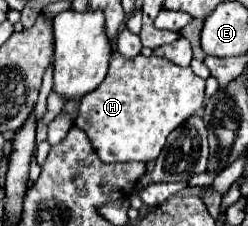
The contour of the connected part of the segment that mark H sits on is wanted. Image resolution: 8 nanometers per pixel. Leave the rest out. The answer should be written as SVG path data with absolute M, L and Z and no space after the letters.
M115 53L103 85L83 97L75 125L87 133L101 161L149 163L159 157L167 135L187 117L201 111L203 97L205 81L197 77L191 67L179 67L155 55L139 55L127 61Z

